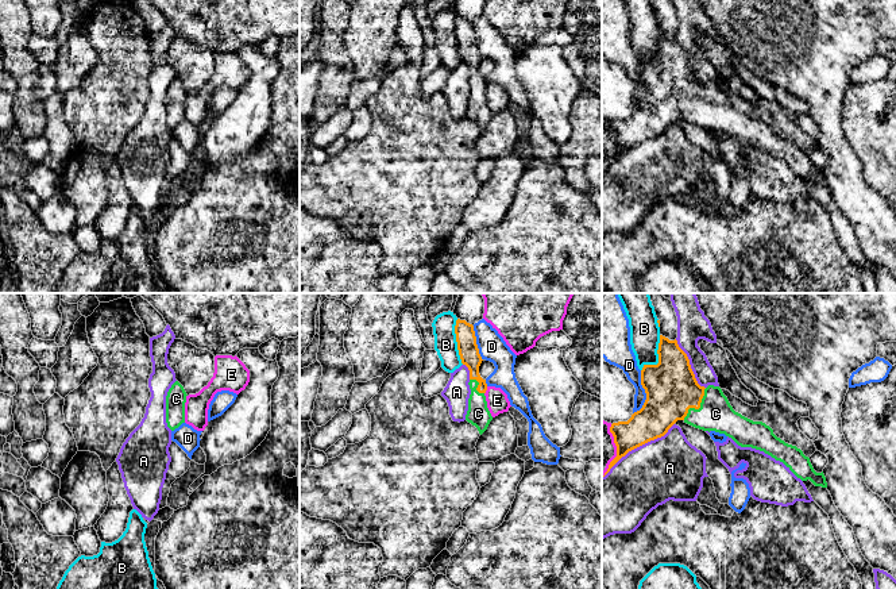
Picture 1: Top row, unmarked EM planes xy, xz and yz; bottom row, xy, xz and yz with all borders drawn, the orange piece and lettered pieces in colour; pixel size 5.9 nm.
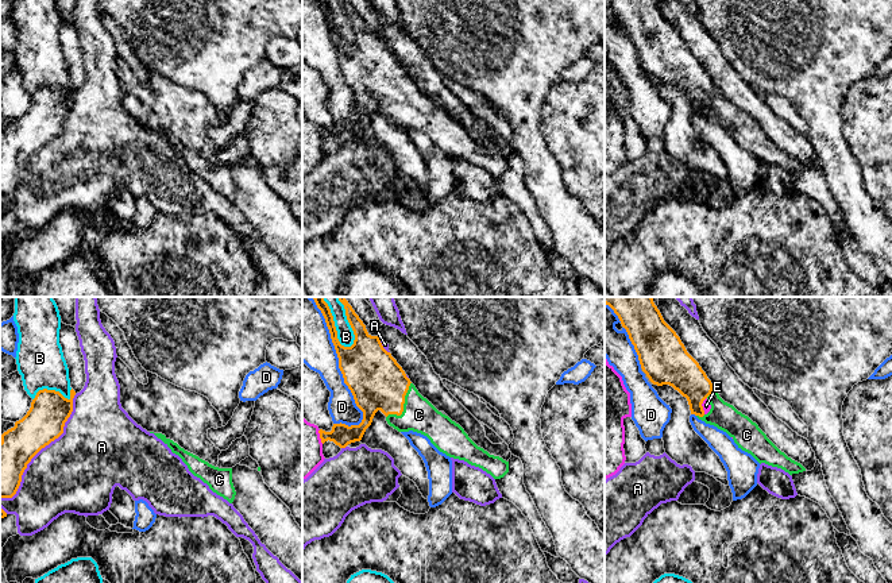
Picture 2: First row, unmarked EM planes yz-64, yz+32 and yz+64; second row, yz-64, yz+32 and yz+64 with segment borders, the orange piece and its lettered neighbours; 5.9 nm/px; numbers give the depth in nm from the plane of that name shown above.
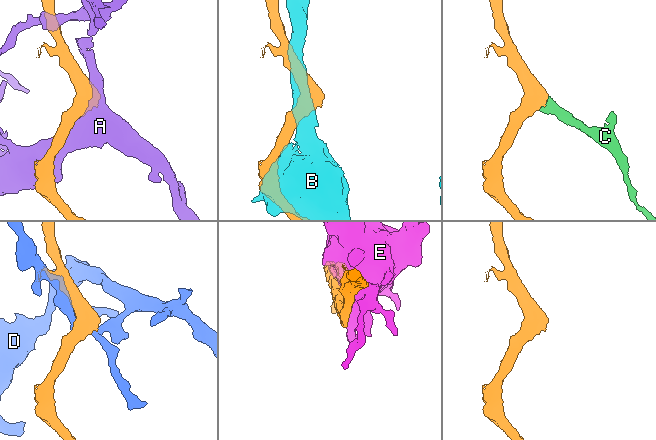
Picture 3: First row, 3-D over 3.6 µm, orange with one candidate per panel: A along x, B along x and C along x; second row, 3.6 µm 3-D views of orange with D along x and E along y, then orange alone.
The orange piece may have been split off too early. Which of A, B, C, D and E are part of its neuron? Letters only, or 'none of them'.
C

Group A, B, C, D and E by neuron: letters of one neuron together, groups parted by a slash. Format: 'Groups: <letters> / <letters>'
Groups: A / B / C / D / E

